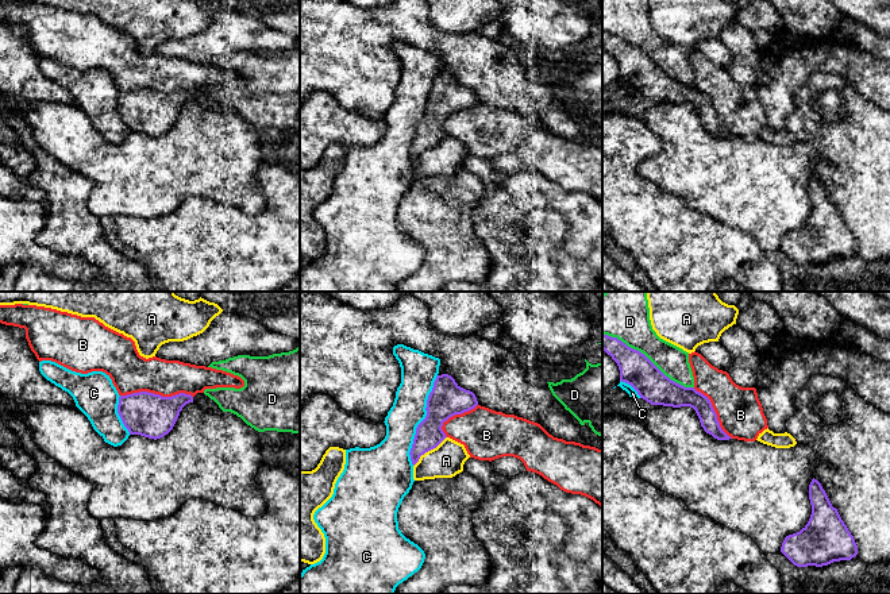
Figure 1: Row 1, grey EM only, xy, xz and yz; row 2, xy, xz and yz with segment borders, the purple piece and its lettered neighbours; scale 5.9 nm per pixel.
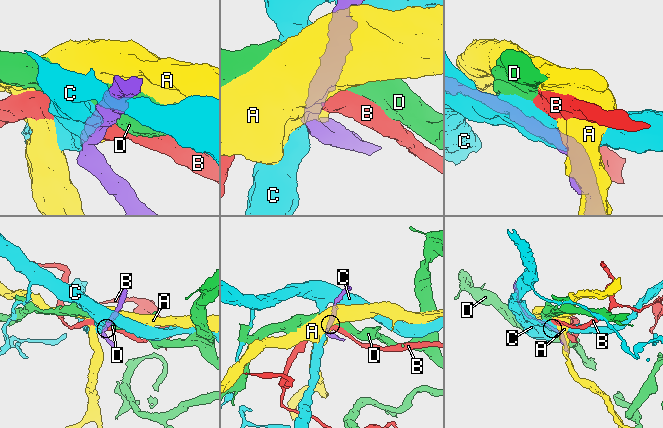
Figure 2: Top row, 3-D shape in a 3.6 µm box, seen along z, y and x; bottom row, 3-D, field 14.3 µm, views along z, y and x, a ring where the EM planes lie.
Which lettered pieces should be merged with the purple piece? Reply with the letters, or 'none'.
none

